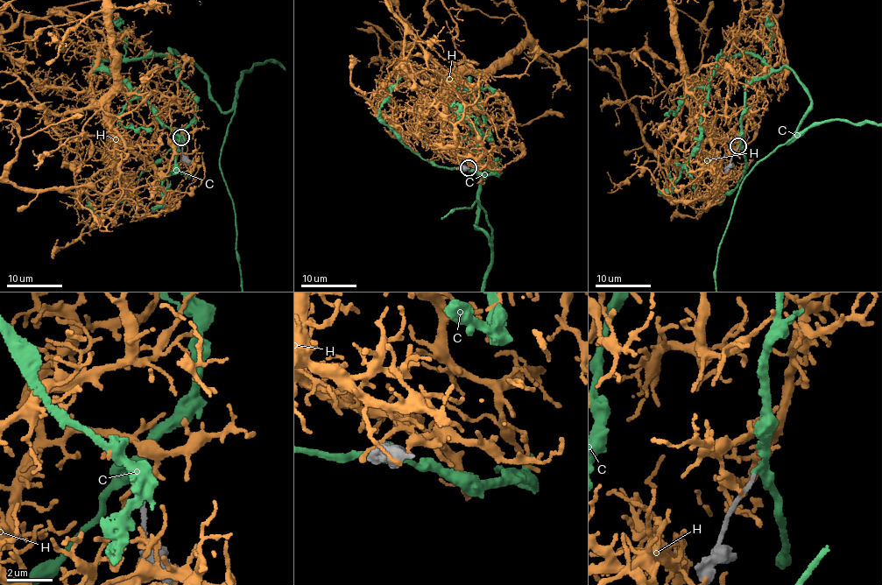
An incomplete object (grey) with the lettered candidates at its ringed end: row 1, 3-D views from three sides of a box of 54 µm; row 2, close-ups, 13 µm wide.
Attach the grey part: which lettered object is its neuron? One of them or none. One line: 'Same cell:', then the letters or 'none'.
Same cell: C

